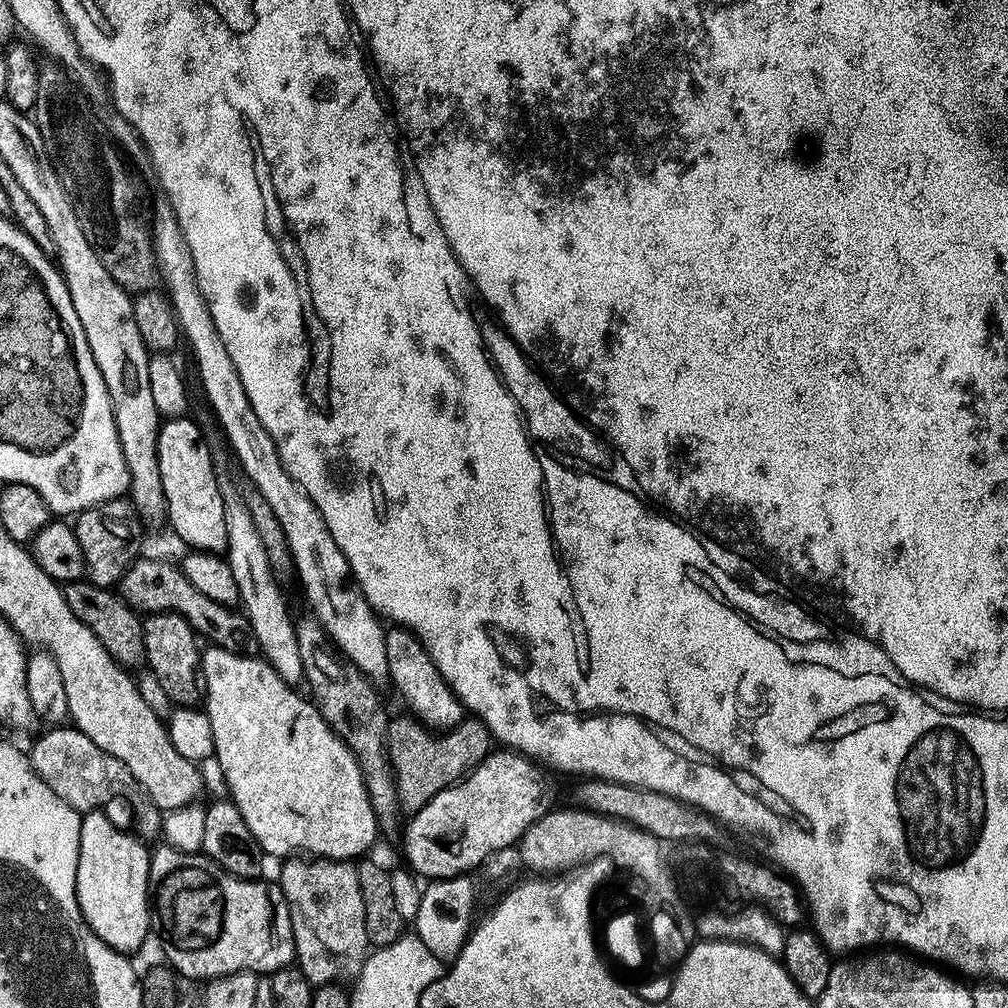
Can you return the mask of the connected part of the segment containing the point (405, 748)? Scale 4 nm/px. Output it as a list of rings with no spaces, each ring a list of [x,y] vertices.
[[[393,715],[388,722],[388,757],[396,771],[396,785],[398,786],[398,798],[400,807],[405,813],[414,814],[422,810],[442,790],[449,788],[464,779],[465,775],[477,768],[488,756],[494,744],[492,731],[485,726],[479,718],[466,718],[462,723],[455,724],[447,730],[433,730],[419,720],[408,716]]]

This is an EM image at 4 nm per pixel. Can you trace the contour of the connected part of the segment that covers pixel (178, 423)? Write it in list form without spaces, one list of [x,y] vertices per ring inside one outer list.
[[[187,415],[173,416],[160,425],[158,434],[158,470],[162,478],[162,490],[168,503],[167,523],[171,531],[181,537],[189,549],[201,552],[223,553],[228,546],[223,499],[220,496],[218,470],[212,465],[212,452],[200,433],[200,428]]]

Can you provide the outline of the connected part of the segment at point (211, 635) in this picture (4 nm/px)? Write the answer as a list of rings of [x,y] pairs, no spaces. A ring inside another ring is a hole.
[[[138,558],[126,570],[122,581],[122,595],[129,604],[145,613],[153,612],[177,612],[184,616],[186,622],[195,628],[197,633],[205,641],[216,646],[228,646],[233,642],[232,628],[245,627],[246,620],[243,615],[236,616],[236,608],[220,604],[214,598],[208,598],[190,582],[190,578],[184,573],[183,567],[174,565],[167,559]],[[124,588],[124,589],[123,589]],[[145,608],[145,609],[144,609]],[[205,636],[205,637],[204,637]]]

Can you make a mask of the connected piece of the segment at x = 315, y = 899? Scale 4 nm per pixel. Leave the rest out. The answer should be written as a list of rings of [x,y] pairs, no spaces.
[[[288,858],[281,864],[284,865],[280,868],[278,883],[288,899],[288,907],[293,911],[295,963],[314,986],[351,981],[358,977],[370,955],[370,945],[357,865],[346,860],[323,858]]]

